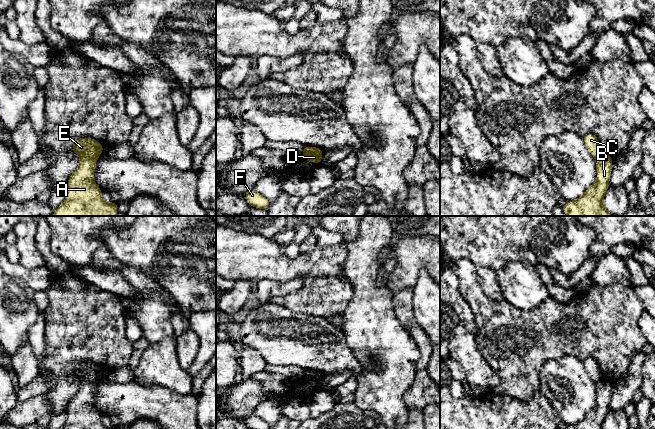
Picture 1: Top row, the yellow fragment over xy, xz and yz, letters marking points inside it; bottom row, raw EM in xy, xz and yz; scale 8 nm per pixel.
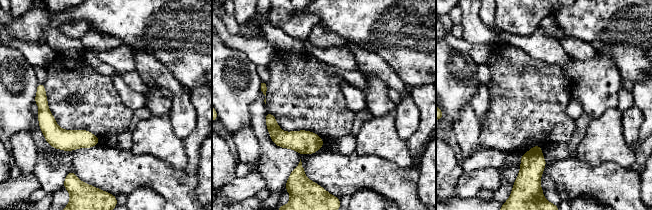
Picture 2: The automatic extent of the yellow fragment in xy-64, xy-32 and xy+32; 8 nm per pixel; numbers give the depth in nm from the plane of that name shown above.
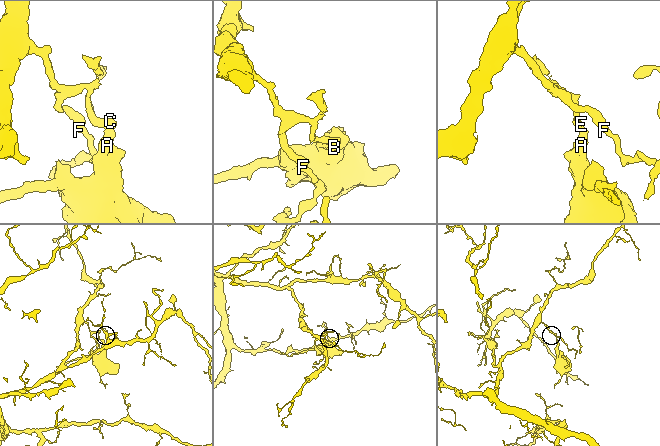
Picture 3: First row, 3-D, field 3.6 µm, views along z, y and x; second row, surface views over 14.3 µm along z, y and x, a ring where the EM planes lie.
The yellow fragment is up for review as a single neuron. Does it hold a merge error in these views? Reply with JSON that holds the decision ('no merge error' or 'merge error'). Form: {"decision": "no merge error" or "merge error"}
{"decision": "merge error"}

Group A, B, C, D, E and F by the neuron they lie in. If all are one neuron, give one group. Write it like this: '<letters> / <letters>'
A B D / C E F

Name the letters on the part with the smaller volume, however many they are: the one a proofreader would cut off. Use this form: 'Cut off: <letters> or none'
Cut off: A, B, D

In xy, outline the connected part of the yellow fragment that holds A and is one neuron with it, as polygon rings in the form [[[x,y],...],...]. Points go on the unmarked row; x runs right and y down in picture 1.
[[[80,381],[77,393],[66,408],[66,424],[62,429],[118,429],[103,424],[102,415],[94,406],[96,386],[97,382]]]

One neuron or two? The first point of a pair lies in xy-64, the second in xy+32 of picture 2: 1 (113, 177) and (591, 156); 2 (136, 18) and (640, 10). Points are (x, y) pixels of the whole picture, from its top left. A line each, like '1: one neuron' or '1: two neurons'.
1: two neurons
2: one neuron

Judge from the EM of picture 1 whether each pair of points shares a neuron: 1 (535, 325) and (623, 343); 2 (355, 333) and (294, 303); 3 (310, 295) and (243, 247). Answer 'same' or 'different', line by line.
1: same
2: different
3: different

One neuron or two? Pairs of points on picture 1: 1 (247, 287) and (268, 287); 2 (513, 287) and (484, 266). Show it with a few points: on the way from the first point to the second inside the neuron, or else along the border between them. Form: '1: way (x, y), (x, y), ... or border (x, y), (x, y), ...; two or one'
1: border (256, 282), (252, 294); two
2: border (515, 260), (497, 273), (504, 297); two

